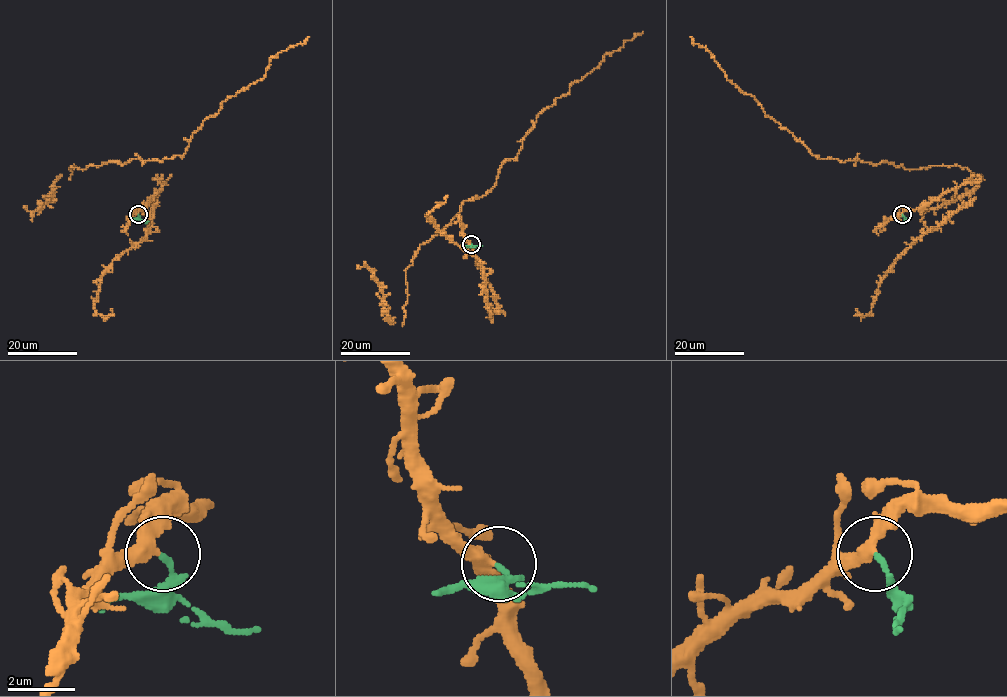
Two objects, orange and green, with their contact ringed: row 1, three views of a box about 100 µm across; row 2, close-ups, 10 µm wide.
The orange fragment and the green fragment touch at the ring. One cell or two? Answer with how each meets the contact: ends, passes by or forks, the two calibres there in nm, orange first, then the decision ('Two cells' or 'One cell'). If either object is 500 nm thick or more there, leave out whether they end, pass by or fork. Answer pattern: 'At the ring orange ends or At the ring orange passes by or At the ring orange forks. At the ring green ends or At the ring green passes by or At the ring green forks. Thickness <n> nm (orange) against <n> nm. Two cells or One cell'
At the ring orange passes by. At the ring green ends. Thickness 340 nm (orange) against 150 nm. Two cells

